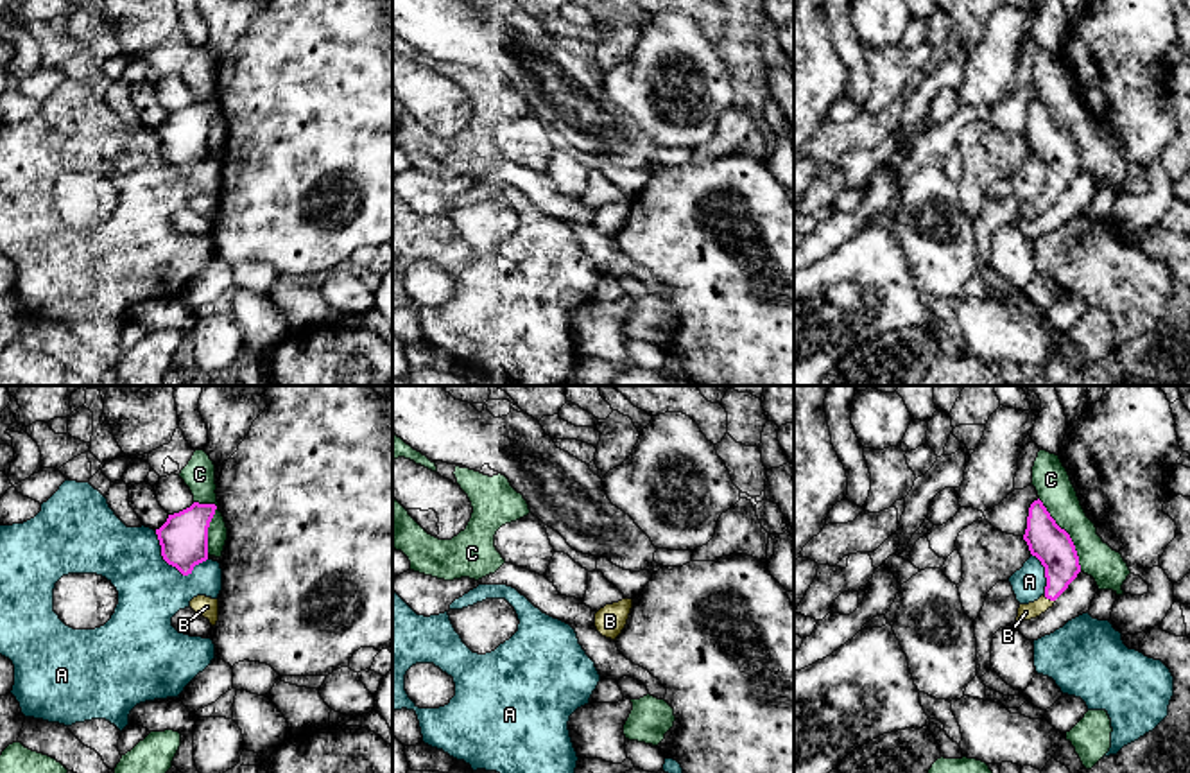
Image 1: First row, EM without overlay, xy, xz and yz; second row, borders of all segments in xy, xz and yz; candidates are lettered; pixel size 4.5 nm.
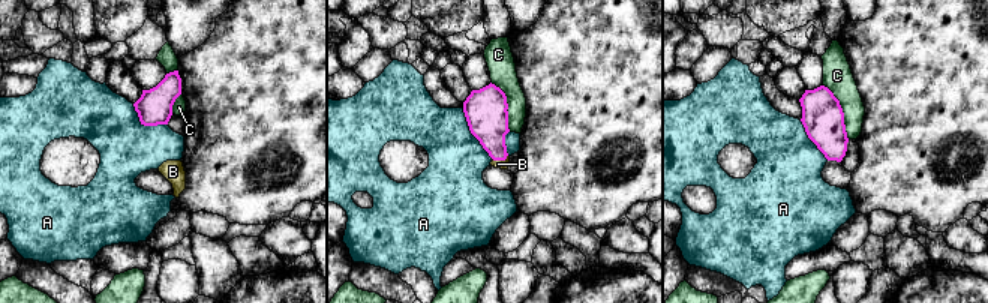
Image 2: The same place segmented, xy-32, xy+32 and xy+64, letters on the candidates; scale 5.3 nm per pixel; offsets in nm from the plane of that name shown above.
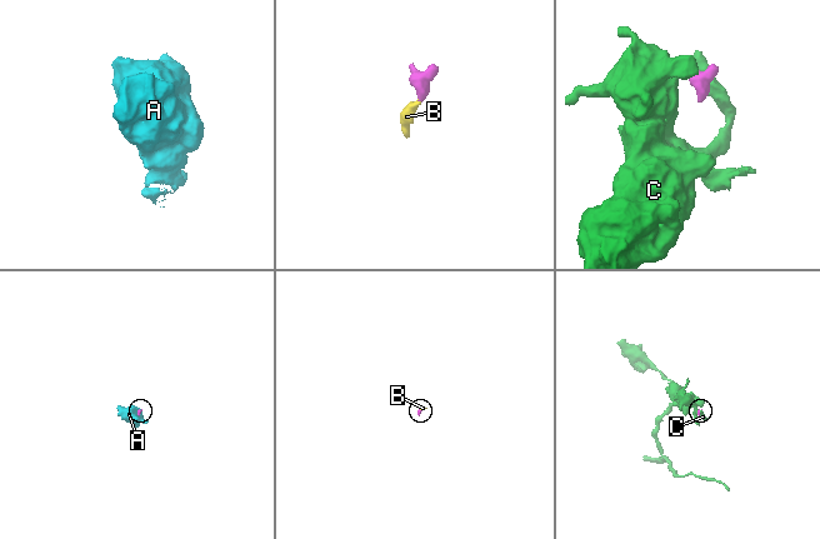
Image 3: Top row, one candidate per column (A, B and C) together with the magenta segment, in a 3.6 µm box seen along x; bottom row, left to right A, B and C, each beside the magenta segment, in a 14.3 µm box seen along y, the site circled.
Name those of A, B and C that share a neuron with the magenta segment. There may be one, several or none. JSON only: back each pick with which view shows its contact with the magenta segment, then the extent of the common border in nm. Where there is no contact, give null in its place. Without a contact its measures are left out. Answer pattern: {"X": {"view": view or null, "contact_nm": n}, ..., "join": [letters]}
{"B": {"view": "yz", "contact_nm": 60}, "join": ["B"]}

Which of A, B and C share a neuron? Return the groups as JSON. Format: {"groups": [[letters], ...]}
{"groups": [["A"], ["B"], ["C"]]}

